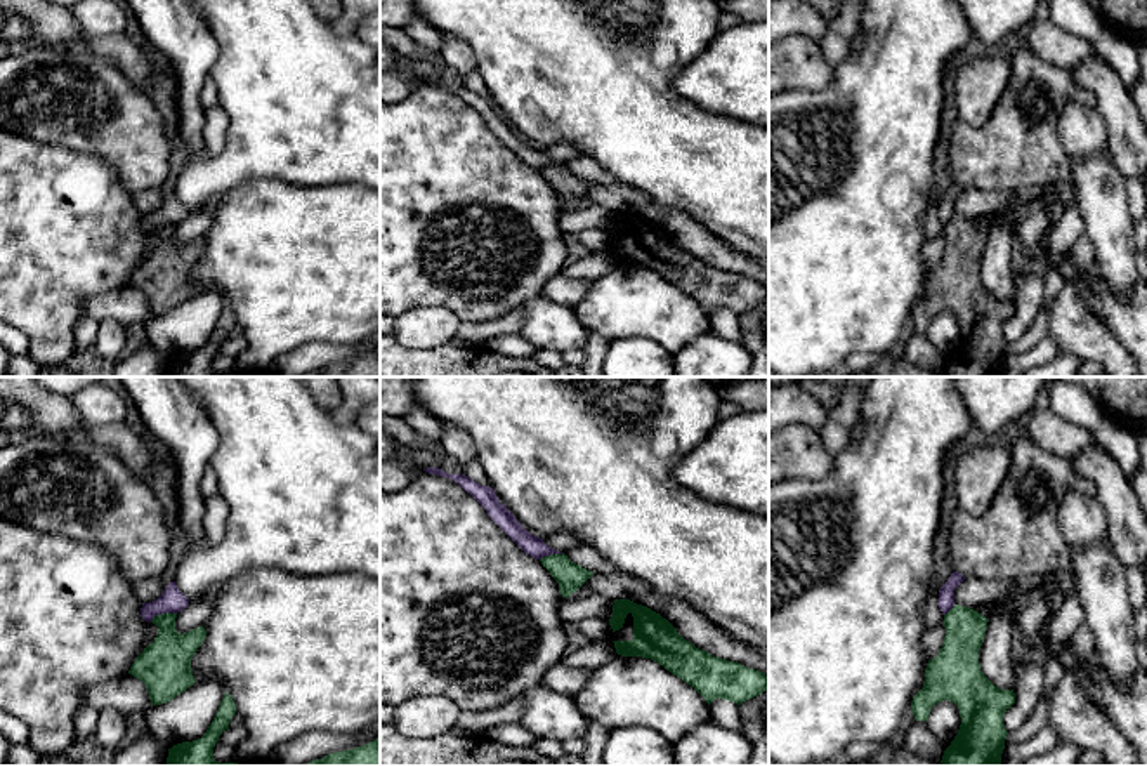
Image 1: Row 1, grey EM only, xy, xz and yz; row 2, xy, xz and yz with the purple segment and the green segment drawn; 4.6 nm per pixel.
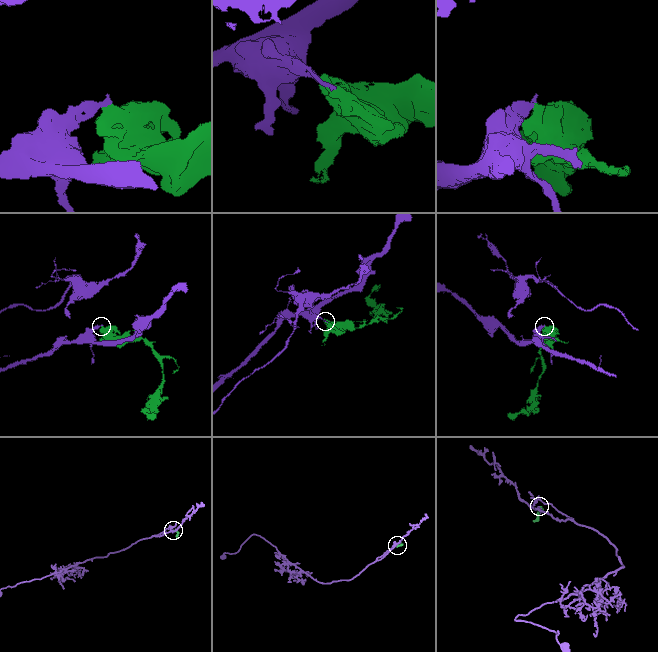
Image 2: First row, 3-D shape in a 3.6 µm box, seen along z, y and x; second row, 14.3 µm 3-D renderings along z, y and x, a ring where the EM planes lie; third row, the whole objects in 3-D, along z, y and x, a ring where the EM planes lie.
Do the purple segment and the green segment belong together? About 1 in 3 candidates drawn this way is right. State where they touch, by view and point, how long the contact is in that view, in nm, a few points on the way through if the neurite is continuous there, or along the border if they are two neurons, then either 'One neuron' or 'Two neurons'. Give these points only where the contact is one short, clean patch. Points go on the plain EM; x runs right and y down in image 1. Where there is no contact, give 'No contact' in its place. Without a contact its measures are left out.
Touches purple at xy (162, 223). Shared border 130 nm. Boundary: xy (176, 223), (162, 223), (150, 231). Two neurons

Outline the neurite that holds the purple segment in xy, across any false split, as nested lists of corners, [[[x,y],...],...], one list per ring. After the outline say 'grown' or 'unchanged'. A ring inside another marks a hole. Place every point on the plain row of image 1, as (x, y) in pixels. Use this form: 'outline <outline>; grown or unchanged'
outline [[[170,193],[156,212],[142,214],[141,228],[146,233],[151,233],[156,226],[161,224],[179,224],[187,215],[189,210],[179,201],[175,193]]]; unchanged

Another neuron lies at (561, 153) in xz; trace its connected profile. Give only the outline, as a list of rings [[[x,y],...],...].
[[[554,144],[550,148],[543,148],[543,153],[559,163],[566,163],[581,155],[581,151],[573,144]]]

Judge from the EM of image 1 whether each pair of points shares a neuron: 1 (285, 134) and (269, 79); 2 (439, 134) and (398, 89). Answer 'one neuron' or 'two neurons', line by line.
1: one neuron
2: two neurons

